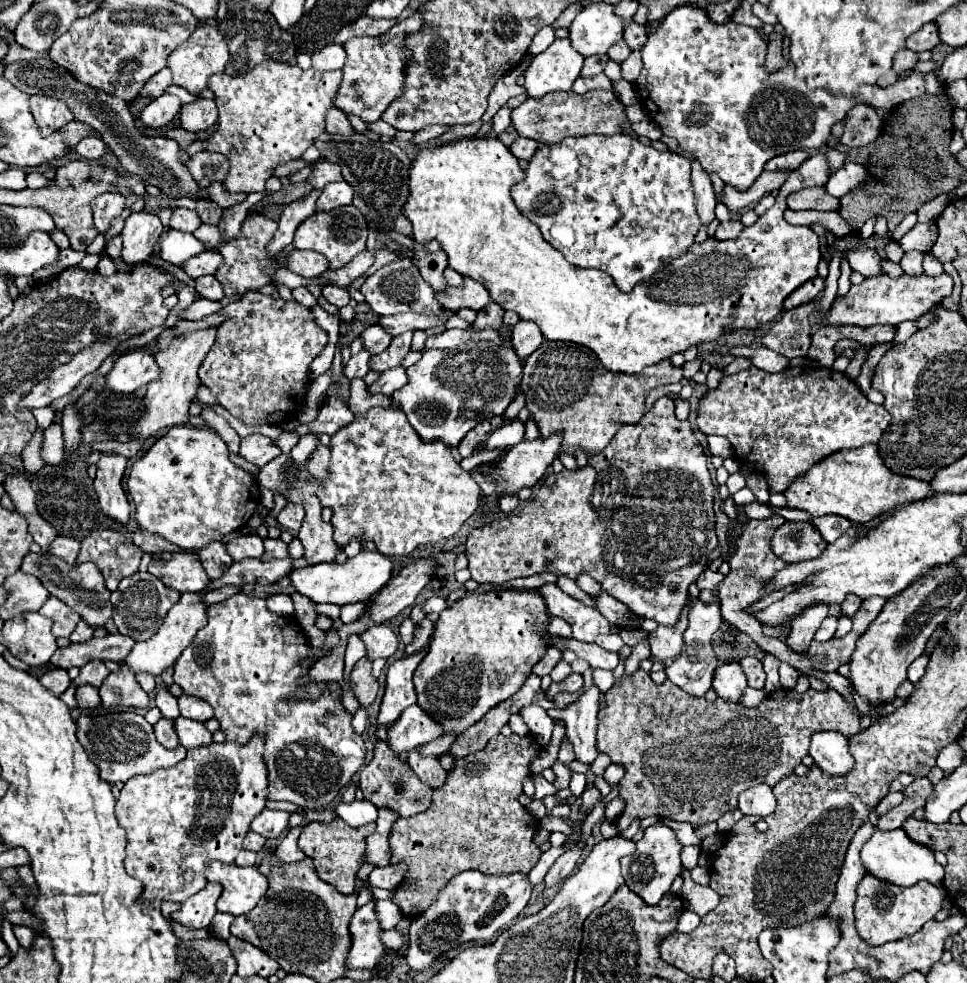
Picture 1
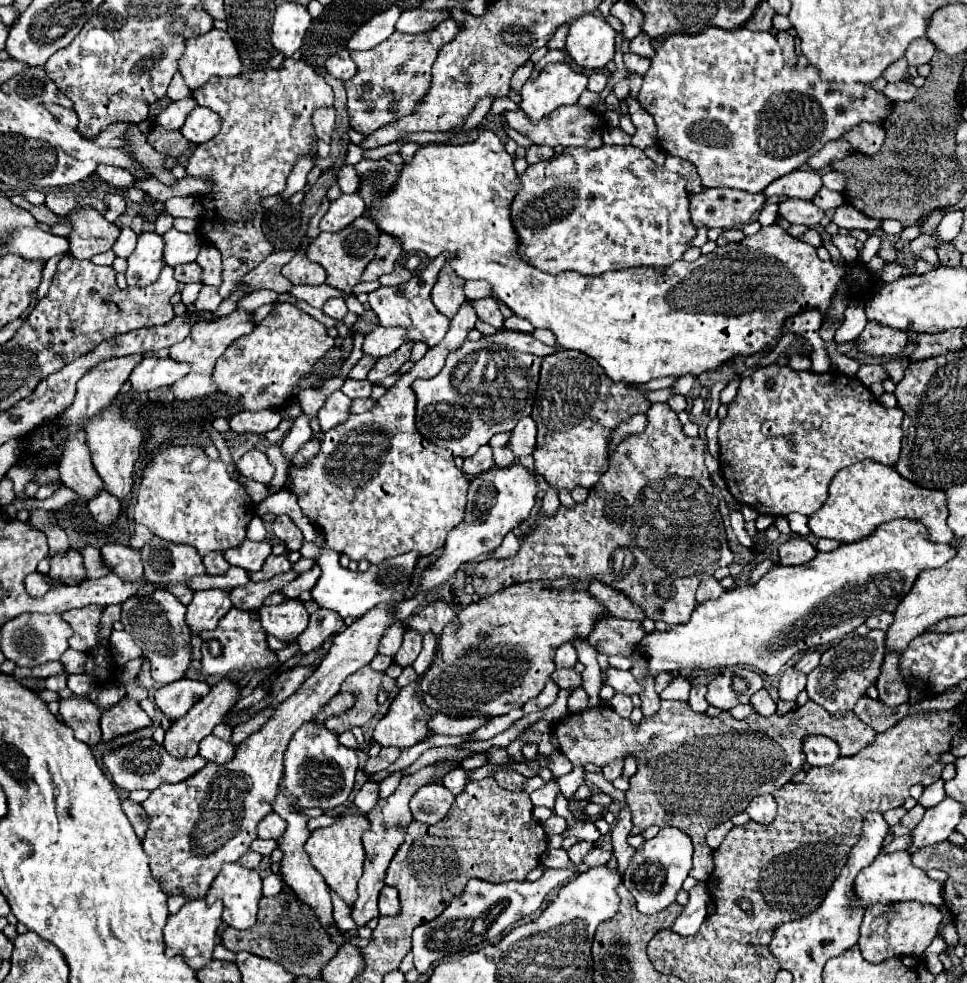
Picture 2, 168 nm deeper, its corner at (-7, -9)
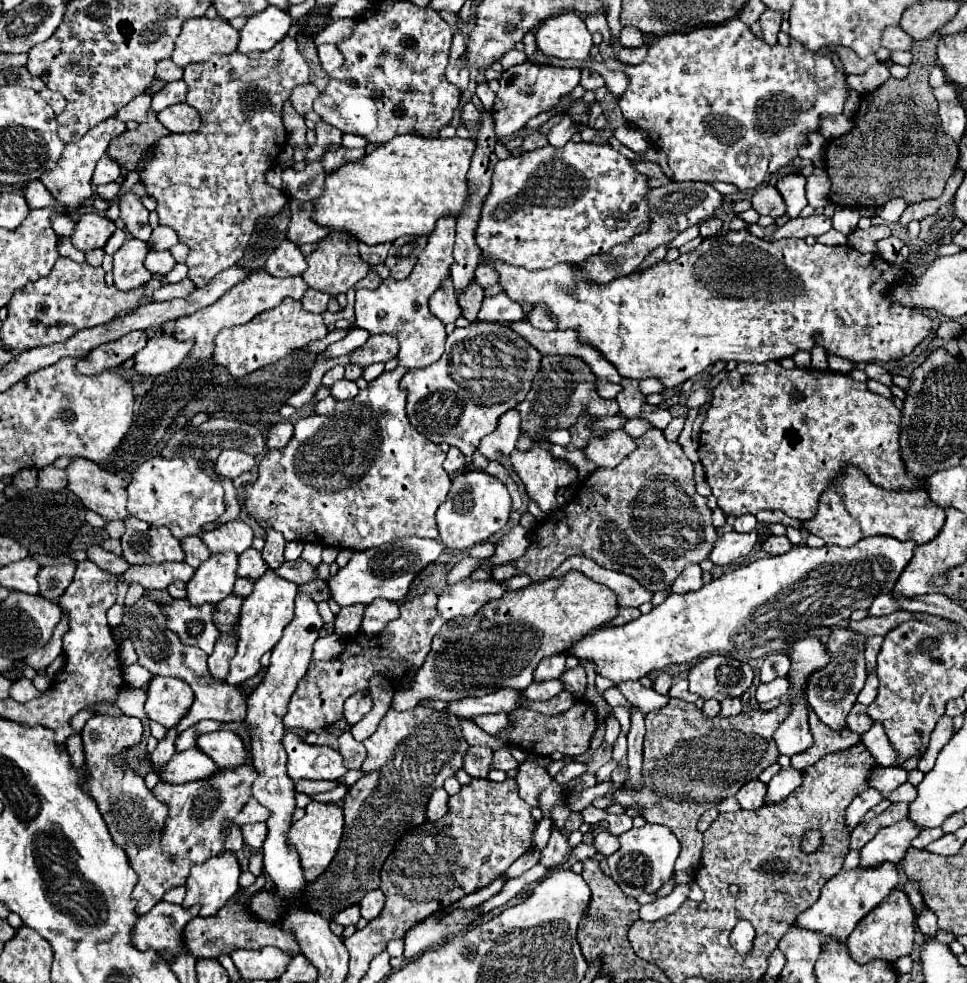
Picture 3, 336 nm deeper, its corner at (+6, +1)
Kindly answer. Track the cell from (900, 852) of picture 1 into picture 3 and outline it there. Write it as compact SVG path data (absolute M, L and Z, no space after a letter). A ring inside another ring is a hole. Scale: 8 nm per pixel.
M885 861L877 867L869 869L841 869L835 877L831 877L825 887L821 889L821 897L817 899L815 905L805 909L799 917L797 923L805 929L811 931L821 931L825 937L837 937L841 941L847 941L849 933L855 929L855 925L871 911L875 909L899 883L899 871L897 865L891 861Z

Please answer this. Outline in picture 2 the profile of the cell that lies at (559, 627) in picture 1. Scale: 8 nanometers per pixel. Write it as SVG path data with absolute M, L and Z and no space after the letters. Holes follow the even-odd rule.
M564 643L558 647L556 651L556 667L574 667L578 663L578 655L574 651L574 645L572 643Z

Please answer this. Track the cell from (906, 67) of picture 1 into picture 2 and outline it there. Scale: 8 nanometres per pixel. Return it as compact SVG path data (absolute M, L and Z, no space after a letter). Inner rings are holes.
M902 57L902 59L898 59L896 63L892 63L890 67L886 67L886 71L882 73L882 77L888 81L888 83L896 83L896 81L902 81L902 79L906 79L908 77L908 63L906 63L906 59Z

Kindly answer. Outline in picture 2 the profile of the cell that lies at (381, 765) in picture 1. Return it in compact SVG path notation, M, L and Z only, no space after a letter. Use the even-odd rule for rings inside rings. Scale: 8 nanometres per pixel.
M432 783L420 787L418 793L410 799L410 811L416 821L434 825L448 815L452 803L454 803L454 795L446 787Z

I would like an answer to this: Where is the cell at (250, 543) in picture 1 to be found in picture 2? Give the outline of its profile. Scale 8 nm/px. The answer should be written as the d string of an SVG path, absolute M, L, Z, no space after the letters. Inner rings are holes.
M244 539L238 547L226 549L224 559L234 567L242 567L246 571L258 571L270 553L272 547L268 541Z

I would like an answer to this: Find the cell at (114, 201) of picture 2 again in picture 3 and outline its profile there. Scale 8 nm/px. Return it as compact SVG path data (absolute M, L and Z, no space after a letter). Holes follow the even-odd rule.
M113 181L113 183L109 183L109 185L97 187L97 195L99 195L101 199L105 199L105 201L113 201L113 199L117 197L117 193L119 193L119 183L117 183L117 181Z

